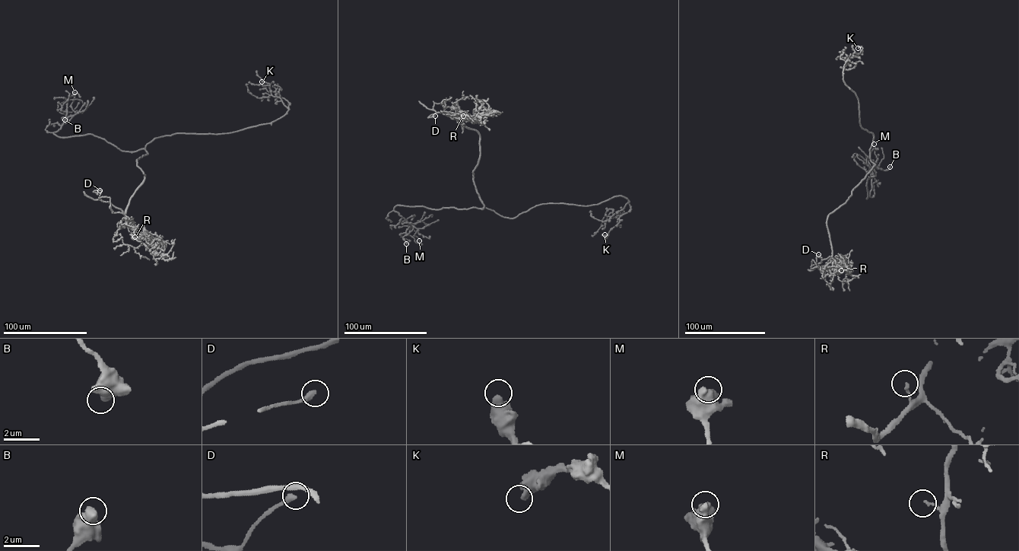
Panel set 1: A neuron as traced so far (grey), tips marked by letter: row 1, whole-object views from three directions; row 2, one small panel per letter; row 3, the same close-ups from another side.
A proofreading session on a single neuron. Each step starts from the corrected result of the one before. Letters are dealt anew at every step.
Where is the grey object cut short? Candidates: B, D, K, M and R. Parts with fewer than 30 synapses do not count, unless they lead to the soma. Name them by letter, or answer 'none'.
none

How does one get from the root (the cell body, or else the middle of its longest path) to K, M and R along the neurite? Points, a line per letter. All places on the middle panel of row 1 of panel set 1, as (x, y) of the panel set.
K: (487, 208), (512, 218), (542, 204), (587, 205), (626, 198), (630, 209), (604, 234)
M: (487, 208), (451, 207), (437, 209), (423, 206), (395, 206), (395, 211), (417, 229), (414, 236), (419, 240)
R: (487, 208), (482, 208), (473, 179), (479, 135), (458, 122), (456, 117), (465, 119), (463, 116)

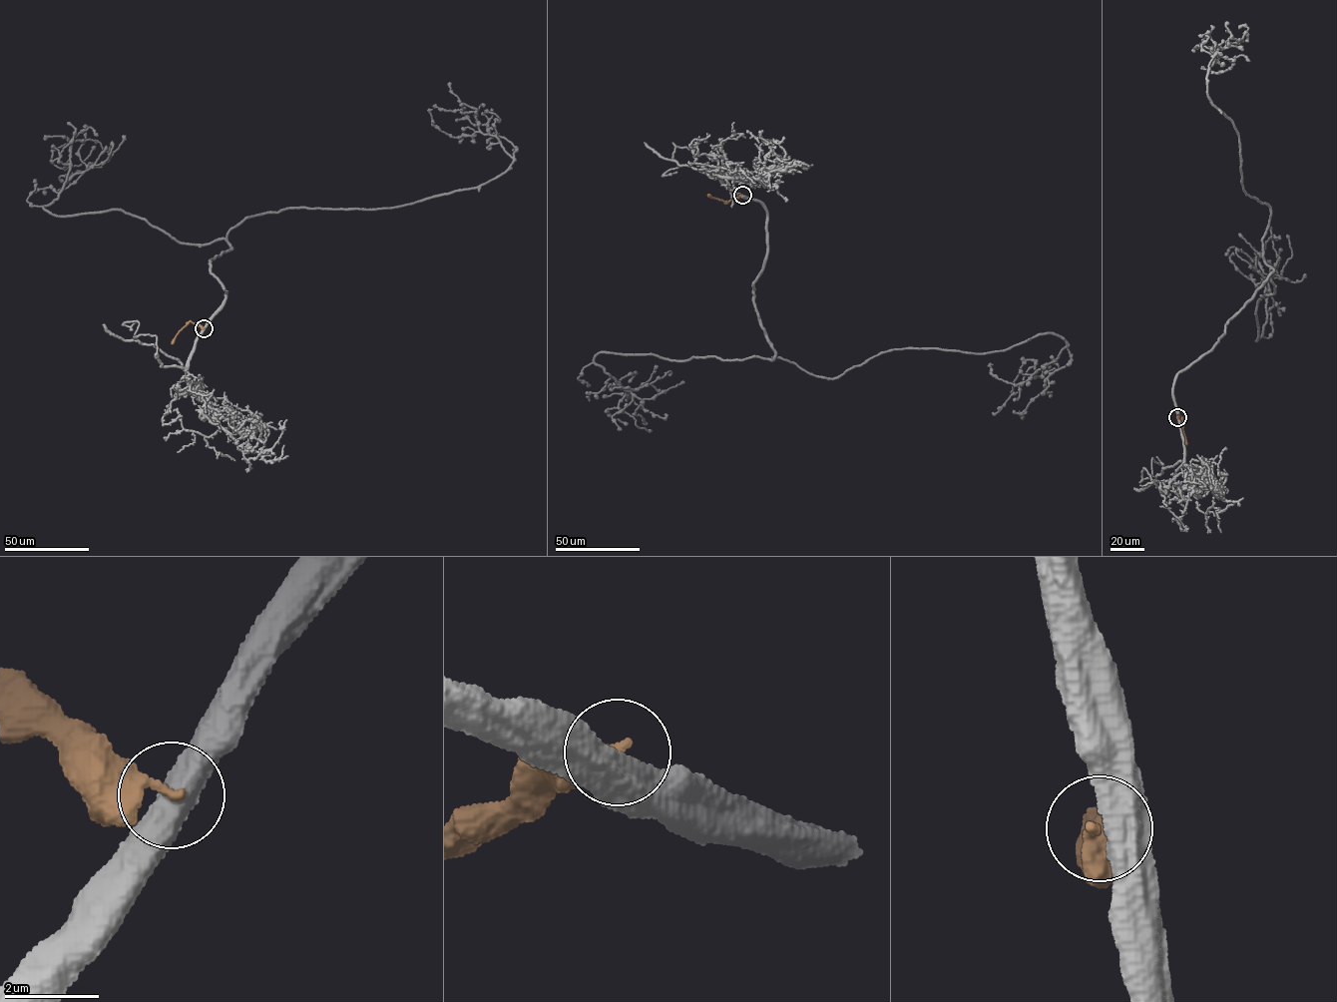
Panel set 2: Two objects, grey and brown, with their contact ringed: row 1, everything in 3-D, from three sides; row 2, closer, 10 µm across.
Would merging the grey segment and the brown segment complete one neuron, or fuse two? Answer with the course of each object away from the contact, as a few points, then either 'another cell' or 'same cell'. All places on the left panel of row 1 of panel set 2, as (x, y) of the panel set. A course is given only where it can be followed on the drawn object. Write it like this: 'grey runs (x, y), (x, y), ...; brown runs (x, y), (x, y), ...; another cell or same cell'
grey runs (205, 328), (227, 290), (210, 261), (245, 219), (396, 207), (508, 168), (474, 112), (433, 105); brown runs (205, 328), (190, 321), (172, 343); another cell

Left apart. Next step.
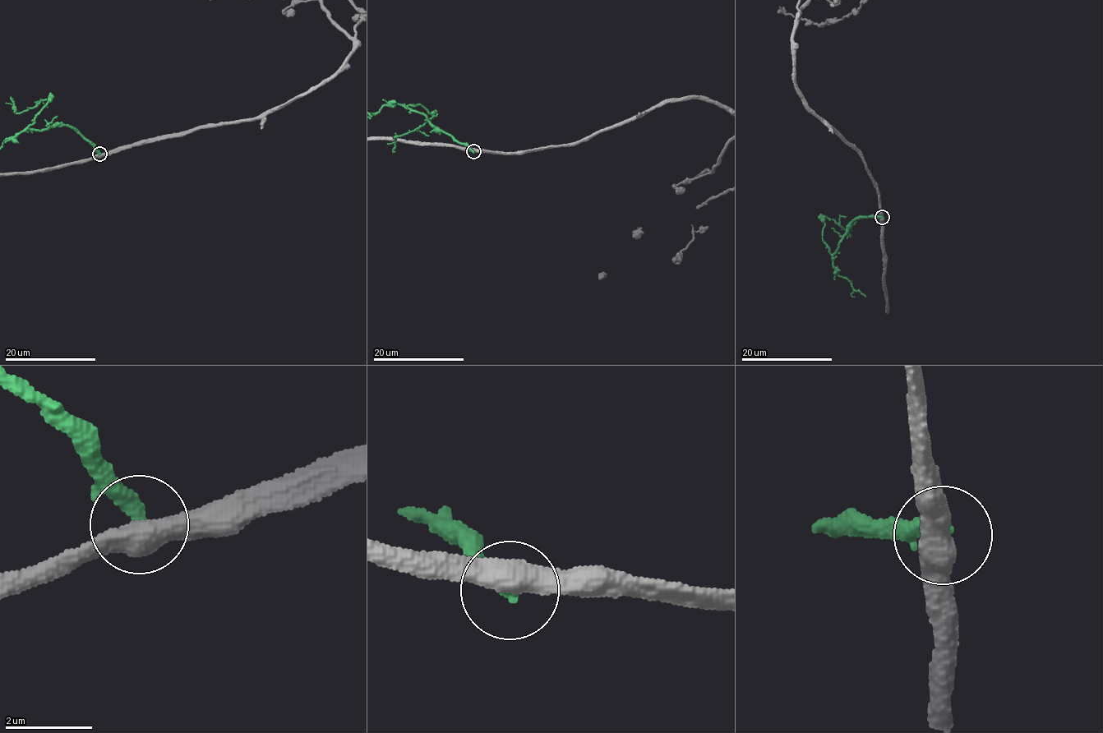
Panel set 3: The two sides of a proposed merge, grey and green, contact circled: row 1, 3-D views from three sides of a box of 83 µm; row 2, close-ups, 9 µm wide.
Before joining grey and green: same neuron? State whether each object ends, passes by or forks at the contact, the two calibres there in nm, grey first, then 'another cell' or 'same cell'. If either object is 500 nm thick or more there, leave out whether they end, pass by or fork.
500/320 nm | another cell

